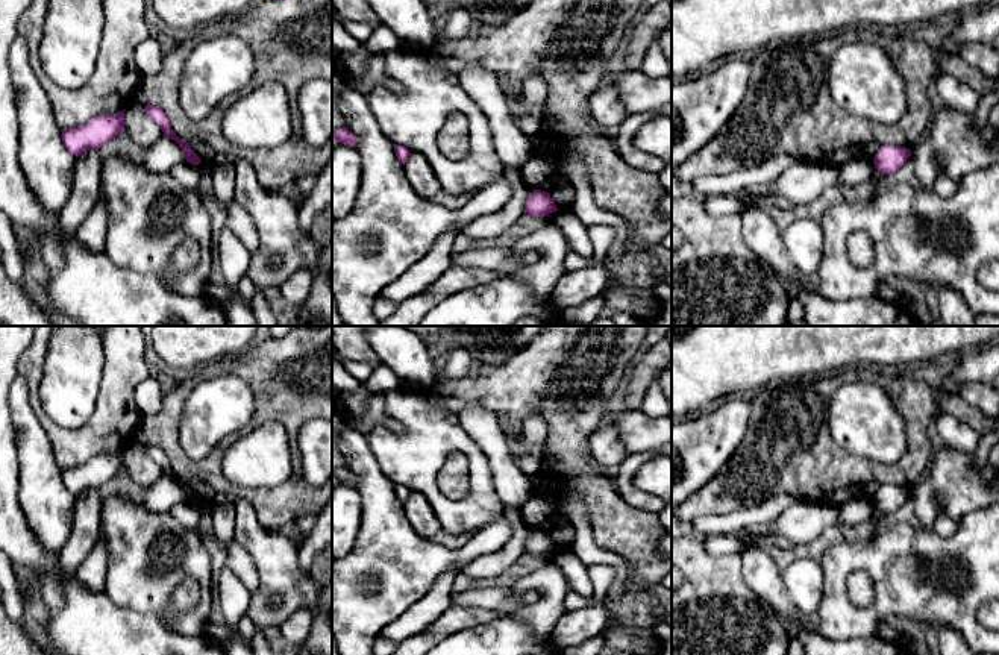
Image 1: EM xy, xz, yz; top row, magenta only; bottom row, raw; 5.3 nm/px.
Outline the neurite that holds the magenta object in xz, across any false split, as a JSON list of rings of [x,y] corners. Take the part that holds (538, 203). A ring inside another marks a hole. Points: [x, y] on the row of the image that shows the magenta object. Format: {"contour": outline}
{"contour": [[[534,190],[526,200],[525,214],[544,217],[546,214],[556,212],[558,208],[550,194],[541,190]]]}

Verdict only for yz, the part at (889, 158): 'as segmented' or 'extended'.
as segmented

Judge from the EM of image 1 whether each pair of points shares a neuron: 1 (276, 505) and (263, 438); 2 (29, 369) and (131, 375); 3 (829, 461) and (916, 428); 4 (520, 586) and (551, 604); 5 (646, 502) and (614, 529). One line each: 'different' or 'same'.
1: different
2: same
3: same
4: same
5: different

